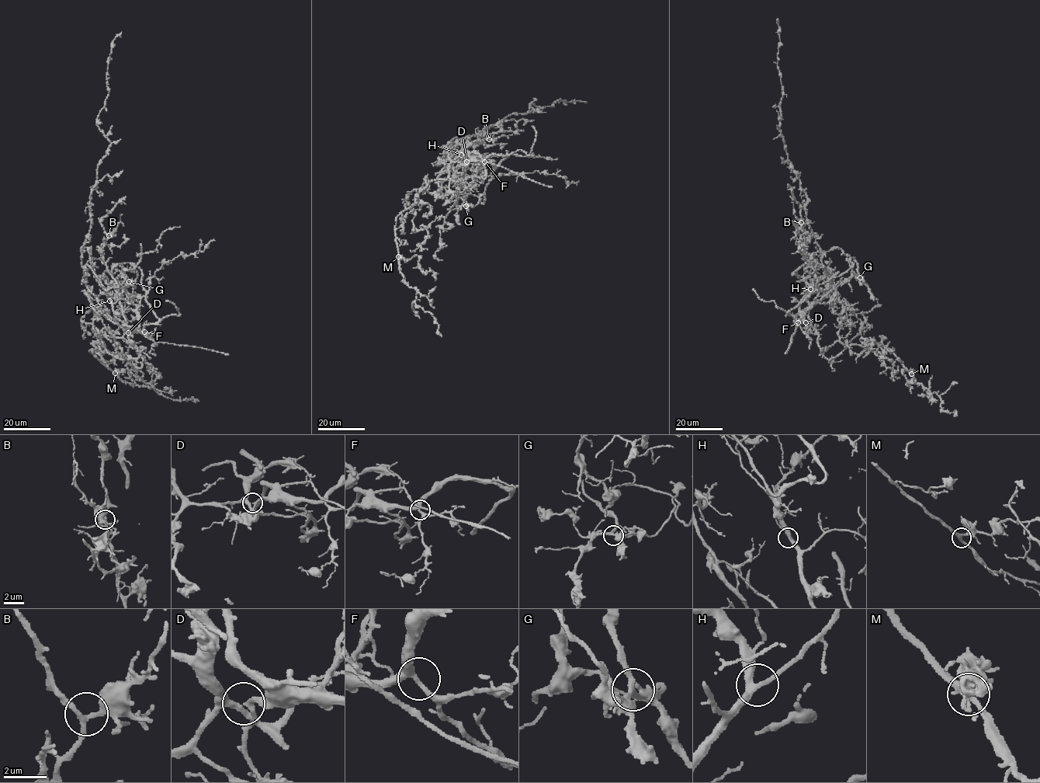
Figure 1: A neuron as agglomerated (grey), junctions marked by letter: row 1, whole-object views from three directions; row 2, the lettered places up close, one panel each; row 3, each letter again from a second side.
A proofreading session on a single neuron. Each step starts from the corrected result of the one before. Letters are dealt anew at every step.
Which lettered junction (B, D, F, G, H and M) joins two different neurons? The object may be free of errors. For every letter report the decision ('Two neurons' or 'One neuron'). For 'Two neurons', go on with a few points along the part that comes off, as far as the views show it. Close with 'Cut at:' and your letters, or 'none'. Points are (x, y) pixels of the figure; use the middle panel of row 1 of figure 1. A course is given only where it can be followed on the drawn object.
B: One neuron
D: Two neurons. Course of the part to remove: (466, 161), (480, 161), (490, 154), (505, 158), (491, 171), (493, 176), (486, 187), (483, 203), (480, 196)
F: One neuron
G: One neuron
H: One neuron
M: One neuron
Cut at: D

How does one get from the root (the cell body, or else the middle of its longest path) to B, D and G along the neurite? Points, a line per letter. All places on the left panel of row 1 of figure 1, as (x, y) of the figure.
B: (110, 301), (105, 290), (113, 287), (116, 282), (109, 272), (102, 251), (109, 235)
D: (110, 301), (115, 314), (128, 332)
G: (110, 301), (115, 314), (126, 326), (123, 308), (115, 290), (124, 280), (129, 281)

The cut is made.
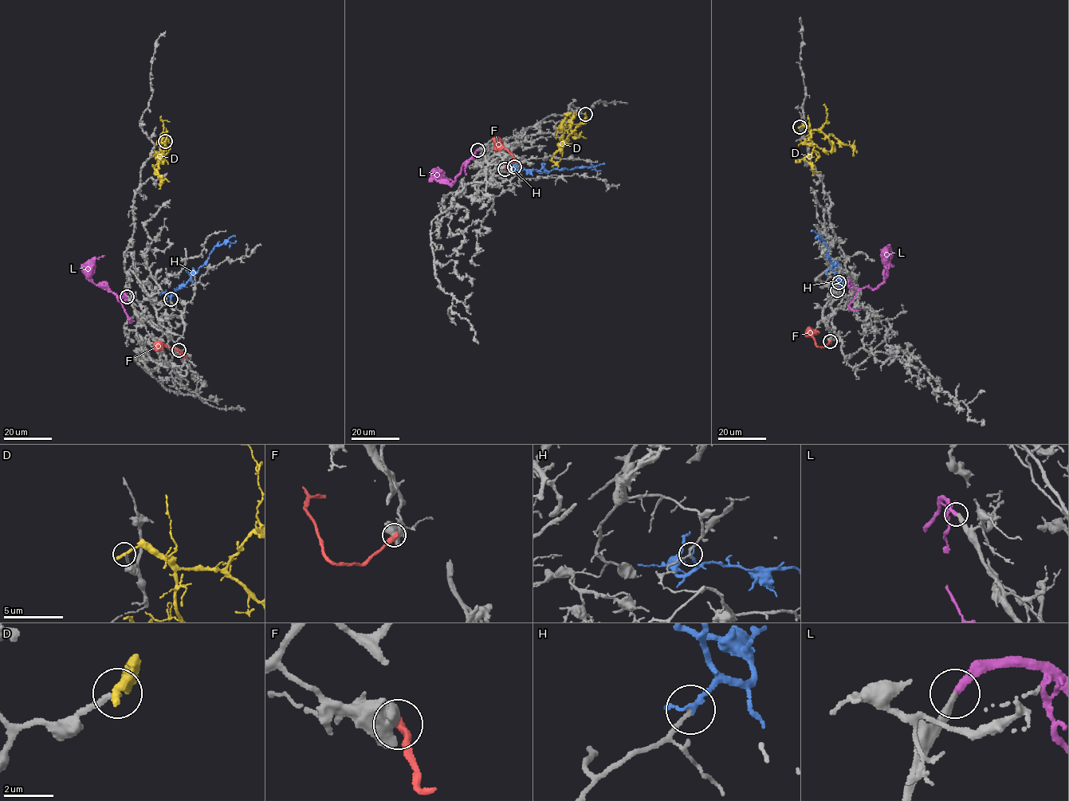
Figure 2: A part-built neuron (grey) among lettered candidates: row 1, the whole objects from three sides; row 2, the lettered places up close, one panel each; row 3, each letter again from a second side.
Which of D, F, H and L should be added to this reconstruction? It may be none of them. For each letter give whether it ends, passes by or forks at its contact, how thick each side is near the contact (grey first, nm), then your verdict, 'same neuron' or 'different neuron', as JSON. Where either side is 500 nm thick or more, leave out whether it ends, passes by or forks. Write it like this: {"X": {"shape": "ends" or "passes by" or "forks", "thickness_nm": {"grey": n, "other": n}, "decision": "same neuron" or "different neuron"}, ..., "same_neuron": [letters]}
{"D": {"shape": "ends", "thickness_nm": {"grey": 200, "other": 340}, "decision": "different neuron"}, "F": {"thickness_nm": {"grey": 550, "other": 360}, "decision": "different neuron"}, "H": {"shape": "ends", "thickness_nm": {"grey": 160, "other": 240}, "decision": "same neuron"}, "L": {"shape": "ends", "thickness_nm": {"grey": 280, "other": 280}, "decision": "same neuron"}, "same_neuron": ["H", "L"]}

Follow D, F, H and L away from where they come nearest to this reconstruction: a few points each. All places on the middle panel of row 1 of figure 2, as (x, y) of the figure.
D: (585, 114), (585, 119), (552, 158), (558, 166)
F: (505, 168), (514, 159), (498, 139), (493, 137)
H: (515, 167), (537, 170), (544, 168), (568, 170), (604, 163)
L: (477, 150), (462, 165), (461, 172), (450, 184), (441, 183), (434, 178), (442, 177), (454, 182)

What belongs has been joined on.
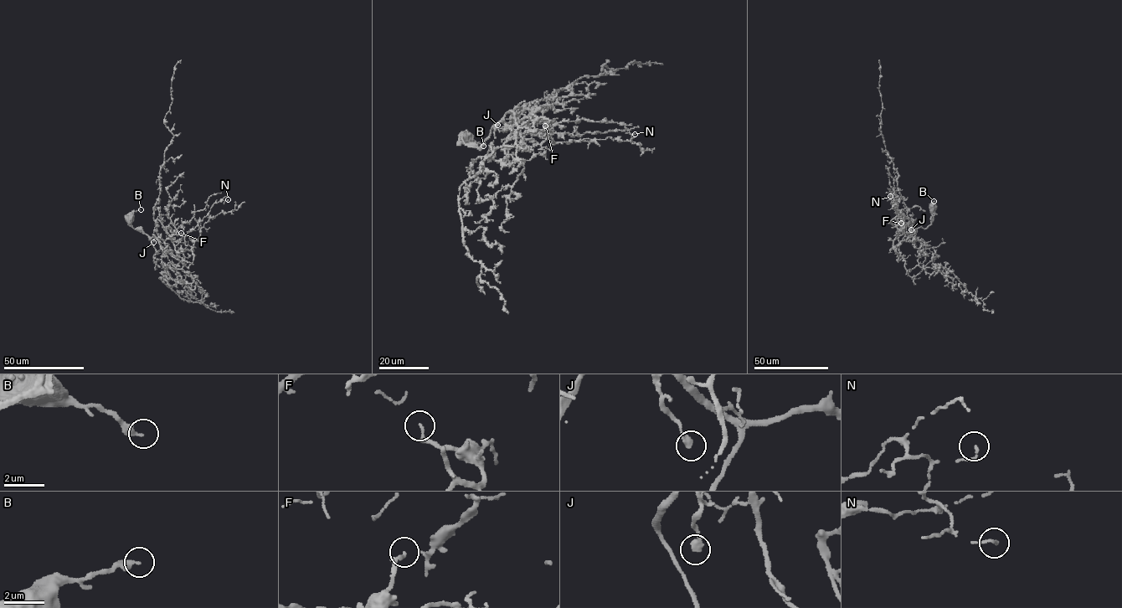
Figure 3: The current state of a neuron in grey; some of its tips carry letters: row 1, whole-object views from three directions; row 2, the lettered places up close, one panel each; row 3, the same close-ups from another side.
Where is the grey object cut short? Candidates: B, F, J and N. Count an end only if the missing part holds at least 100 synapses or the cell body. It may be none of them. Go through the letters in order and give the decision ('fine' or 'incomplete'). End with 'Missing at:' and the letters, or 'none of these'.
B: fine
F: fine
J: fine
N: fine
Missing at: none of these

